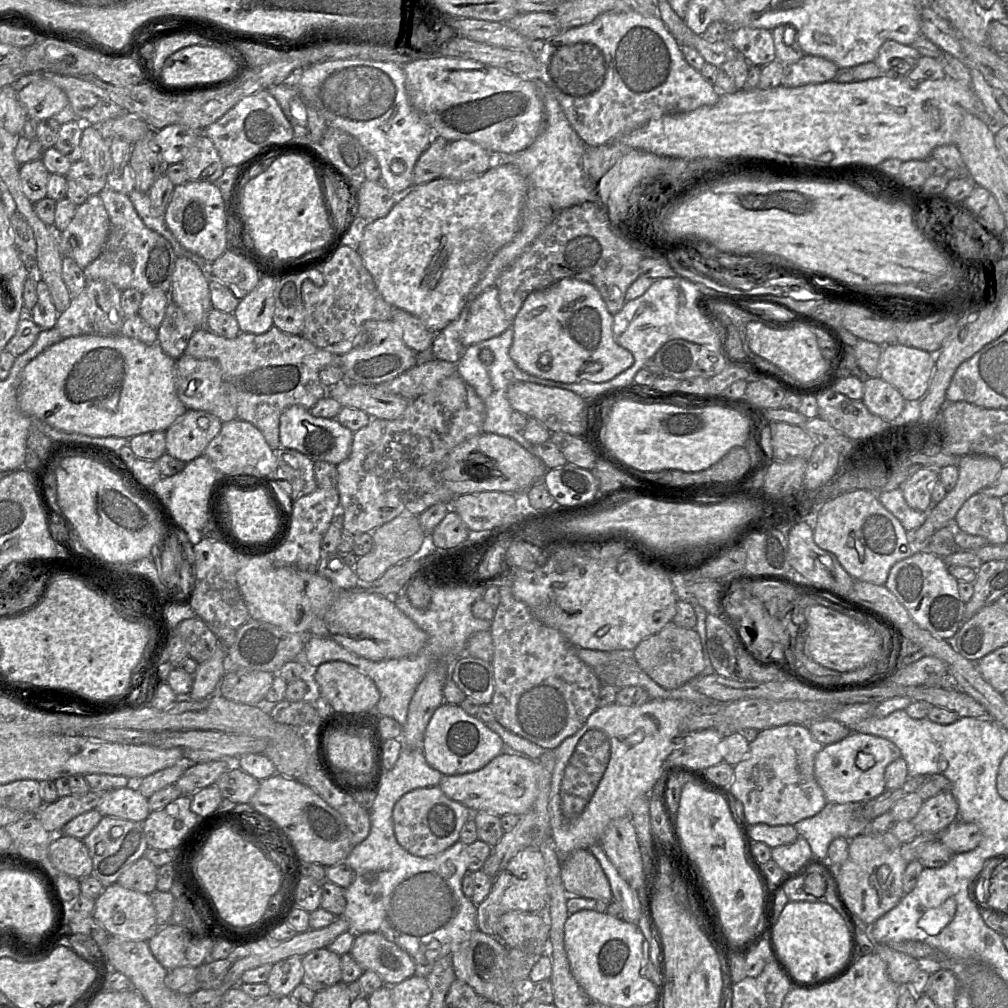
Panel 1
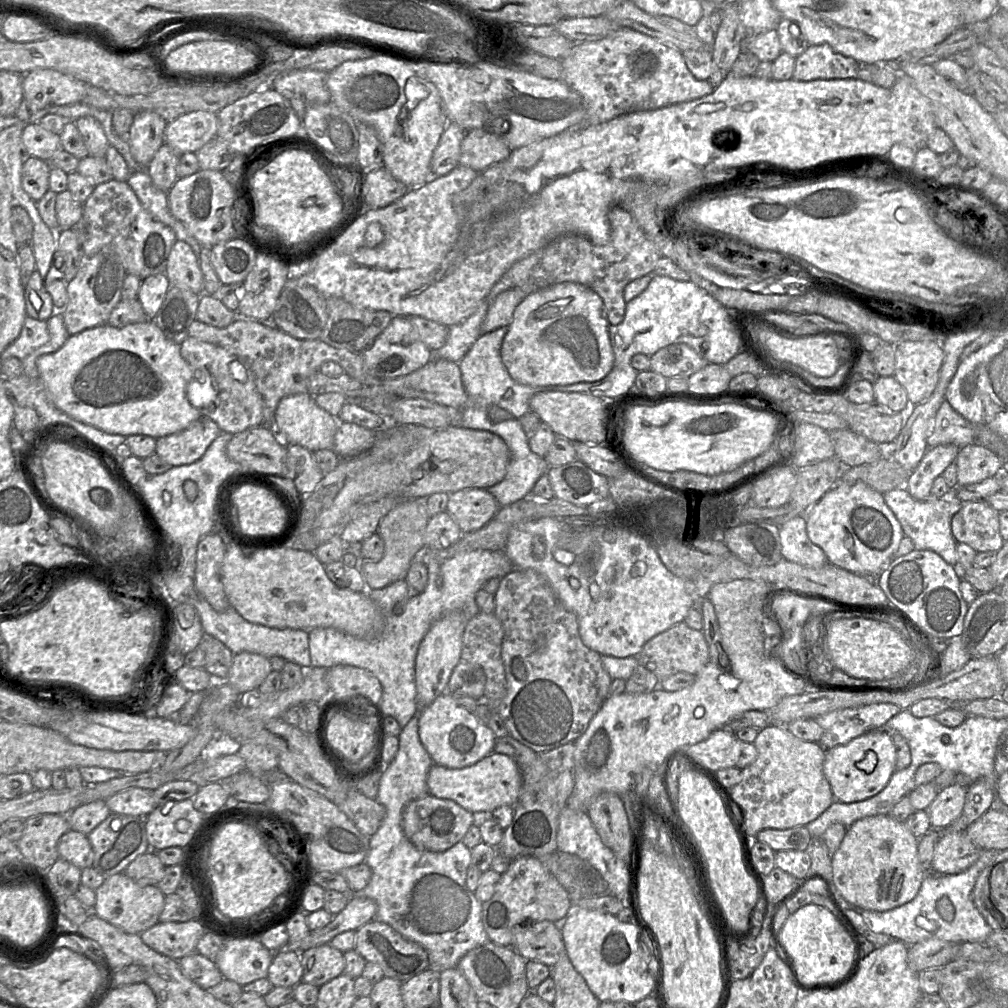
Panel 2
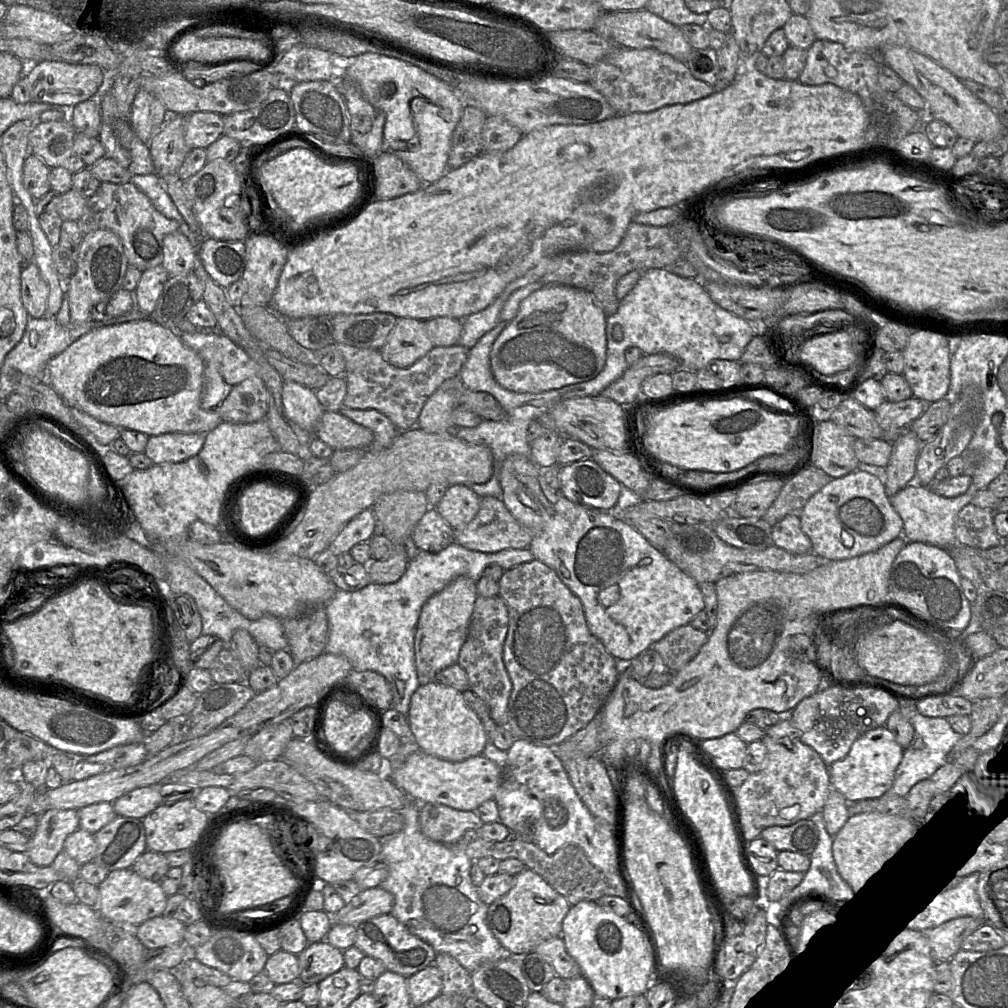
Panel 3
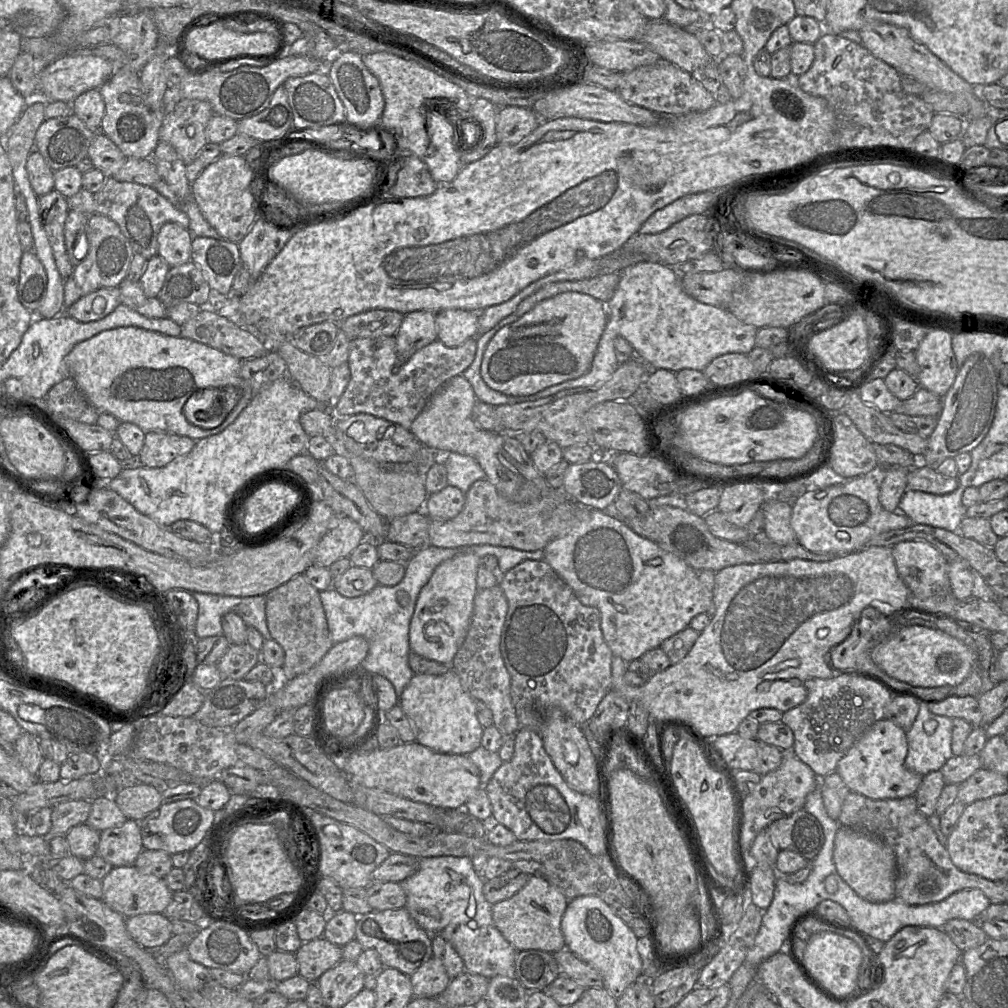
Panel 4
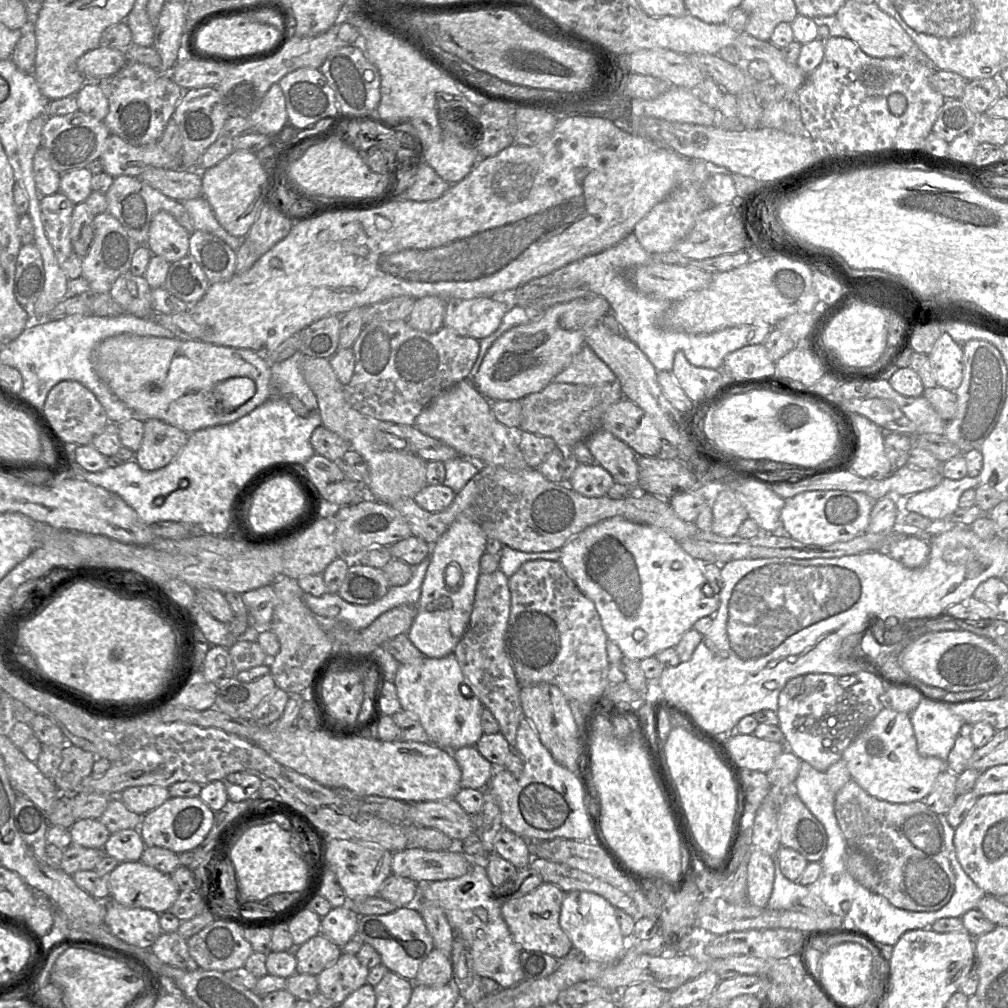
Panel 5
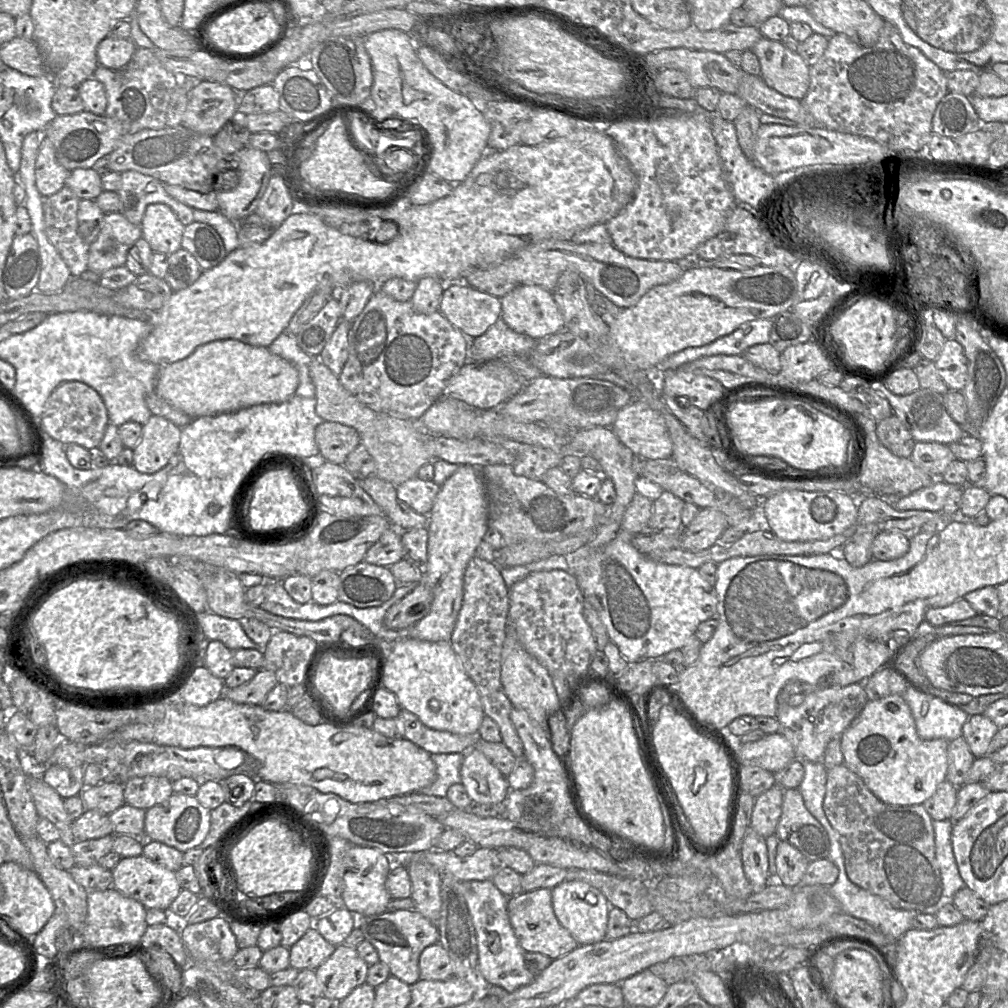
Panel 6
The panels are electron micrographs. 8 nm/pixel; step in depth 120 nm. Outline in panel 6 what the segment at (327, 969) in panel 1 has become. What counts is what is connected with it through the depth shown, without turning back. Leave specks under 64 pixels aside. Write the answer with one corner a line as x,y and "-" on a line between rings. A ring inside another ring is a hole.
313,925
289,948
290,966
298,970
315,970
331,956
335,948

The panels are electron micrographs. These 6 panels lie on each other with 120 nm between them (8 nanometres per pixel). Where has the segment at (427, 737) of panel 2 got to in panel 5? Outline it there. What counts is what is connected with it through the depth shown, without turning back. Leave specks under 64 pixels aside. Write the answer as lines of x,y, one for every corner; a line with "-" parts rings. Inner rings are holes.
454,653
442,658
424,656
417,663
400,664
393,683
401,709
419,720
431,743
446,750
457,750
475,746
483,735
481,714
484,705
473,691
468,696
461,693
462,684
471,690
472,684
462,673

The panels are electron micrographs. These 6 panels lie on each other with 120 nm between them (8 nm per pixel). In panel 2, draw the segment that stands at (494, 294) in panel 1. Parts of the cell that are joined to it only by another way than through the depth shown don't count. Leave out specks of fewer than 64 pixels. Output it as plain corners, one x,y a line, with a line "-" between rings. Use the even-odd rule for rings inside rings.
518,287
508,289
496,296
490,305
481,325
481,334
508,327
518,304
528,295
524,295

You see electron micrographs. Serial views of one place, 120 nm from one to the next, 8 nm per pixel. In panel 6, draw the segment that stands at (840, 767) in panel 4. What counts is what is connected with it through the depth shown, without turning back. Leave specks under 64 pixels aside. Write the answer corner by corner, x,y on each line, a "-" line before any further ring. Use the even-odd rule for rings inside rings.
902,695
868,701
841,735
843,763
863,780
877,798
886,804
900,806
923,804
935,793
937,786
946,780
948,745
947,740
925,740
918,735
913,715

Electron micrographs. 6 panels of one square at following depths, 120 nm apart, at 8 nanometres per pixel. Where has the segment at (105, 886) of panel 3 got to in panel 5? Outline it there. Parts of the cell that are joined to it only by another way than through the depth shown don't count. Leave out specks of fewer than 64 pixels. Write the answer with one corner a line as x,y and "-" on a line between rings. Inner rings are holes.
141,861
120,862
108,875
110,898
132,908
146,908
156,913
168,911
178,897
179,889
170,874
145,865

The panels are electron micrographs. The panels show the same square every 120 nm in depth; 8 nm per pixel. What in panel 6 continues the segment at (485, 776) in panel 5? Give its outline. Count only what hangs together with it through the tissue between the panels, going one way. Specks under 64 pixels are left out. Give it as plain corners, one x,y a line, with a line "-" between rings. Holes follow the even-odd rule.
463,753
431,754
436,766
435,781
419,792
436,797
446,797
449,787
461,783
460,768
464,759

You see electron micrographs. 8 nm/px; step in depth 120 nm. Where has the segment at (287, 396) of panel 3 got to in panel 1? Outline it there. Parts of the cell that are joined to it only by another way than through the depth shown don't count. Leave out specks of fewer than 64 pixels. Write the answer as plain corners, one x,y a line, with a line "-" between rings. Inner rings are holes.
300,405
283,410
279,421
280,445
304,454
313,462
325,461
337,465
344,461
351,451
353,432
335,418
315,417
309,410

